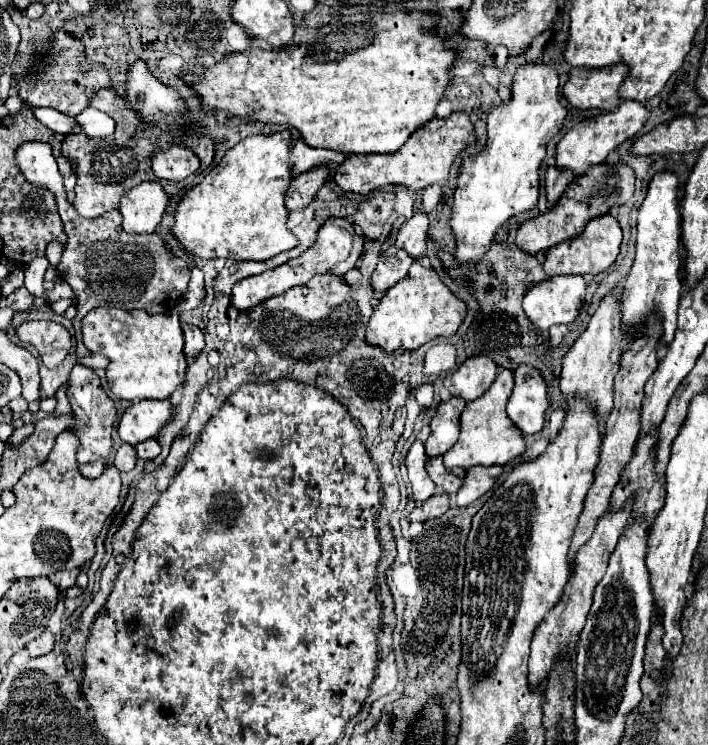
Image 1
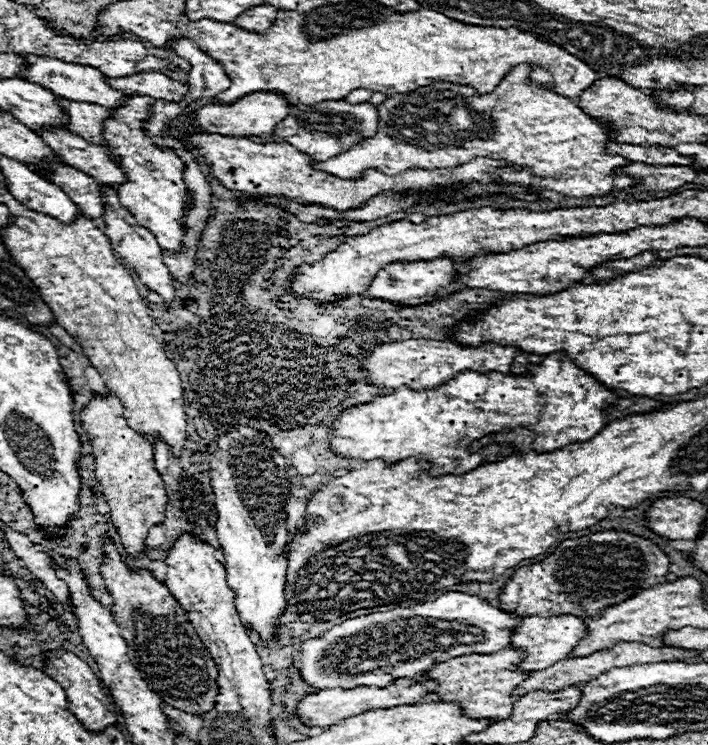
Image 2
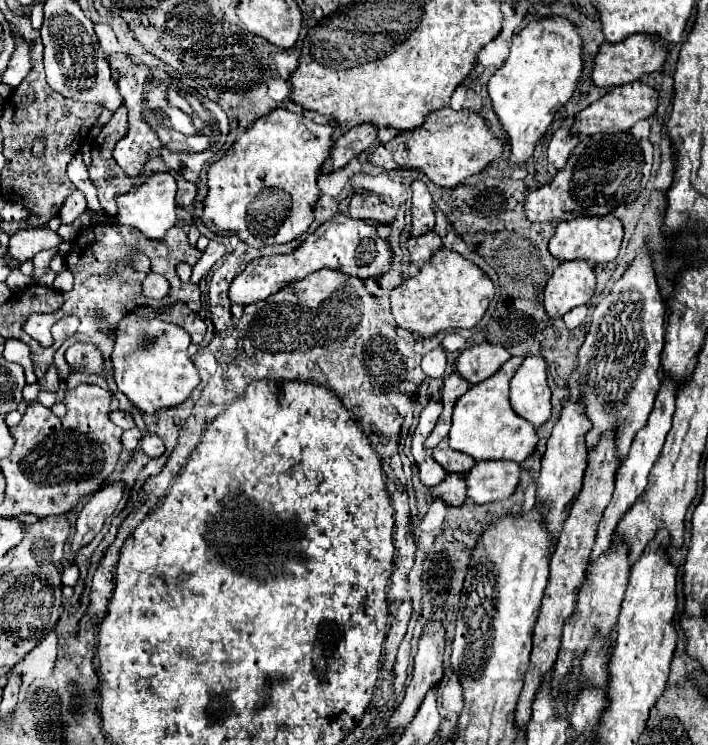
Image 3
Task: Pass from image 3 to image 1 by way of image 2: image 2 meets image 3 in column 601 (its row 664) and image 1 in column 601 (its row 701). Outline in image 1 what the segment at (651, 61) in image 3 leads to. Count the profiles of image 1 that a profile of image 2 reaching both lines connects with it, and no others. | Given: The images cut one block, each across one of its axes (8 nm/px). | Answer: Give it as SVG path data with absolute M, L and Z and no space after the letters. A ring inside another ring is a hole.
M616 64L616 68L572 68L564 96L574 108L600 108L608 112L620 104L618 90L624 76L628 76L624 64Z

